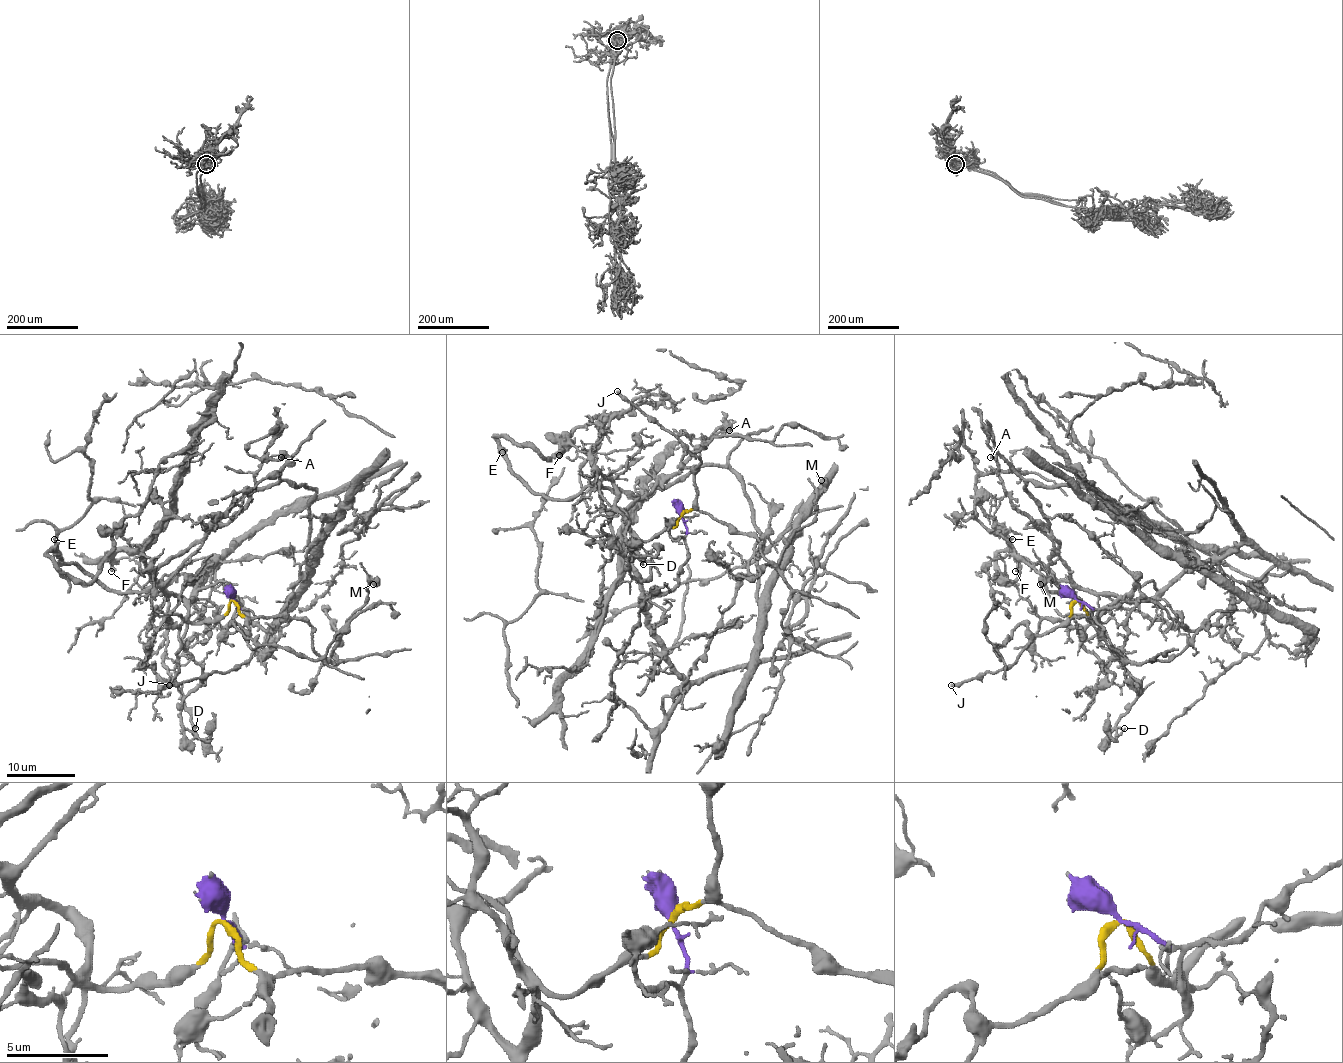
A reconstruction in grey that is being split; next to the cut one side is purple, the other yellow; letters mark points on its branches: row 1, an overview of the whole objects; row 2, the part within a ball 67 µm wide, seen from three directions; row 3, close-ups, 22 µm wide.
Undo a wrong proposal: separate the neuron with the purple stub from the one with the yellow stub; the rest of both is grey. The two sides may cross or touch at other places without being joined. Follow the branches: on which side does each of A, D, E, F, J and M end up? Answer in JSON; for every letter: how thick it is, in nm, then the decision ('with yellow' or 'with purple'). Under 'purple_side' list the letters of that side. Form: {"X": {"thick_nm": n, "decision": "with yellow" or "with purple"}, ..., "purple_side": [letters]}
{"A": {"thick_nm": 110, "decision": "with purple"}, "D": {"thick_nm": 110, "decision": "with purple"}, "E": {"thick_nm": 120, "decision": "with yellow"}, "F": {"thick_nm": 100, "decision": "with yellow"}, "J": {"thick_nm": 240, "decision": "with yellow"}, "M": {"thick_nm": 600, "decision": "with yellow"}, "purple_side": ["A", "D"]}

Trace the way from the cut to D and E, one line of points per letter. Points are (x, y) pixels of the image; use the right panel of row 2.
D: (1076, 600), (1115, 607), (1155, 585), (1100, 618), (1100, 642), (1139, 686), (1124, 727)
E: (1076, 600), (1100, 623), (1062, 616), (1047, 592), (1059, 590), (1055, 576), (1023, 559), (1012, 539)

